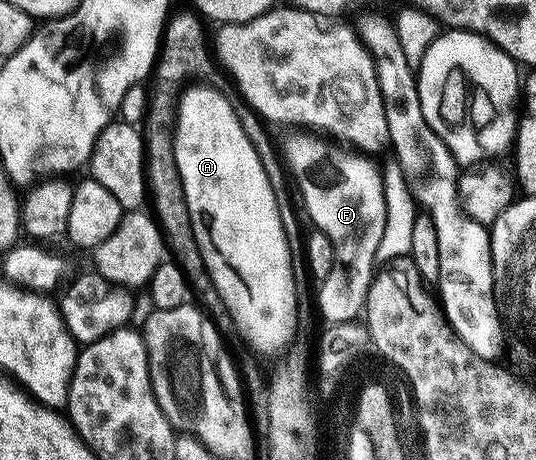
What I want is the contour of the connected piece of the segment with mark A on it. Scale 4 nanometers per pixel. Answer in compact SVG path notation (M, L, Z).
M190 87L187 91L185 88L179 94L172 134L176 169L184 185L194 236L223 308L228 315L230 311L239 333L252 346L285 348L300 327L296 285L292 277L289 242L284 225L280 225L280 209L276 209L276 193L272 193L272 185L268 185L268 175L264 173L256 144L249 140L236 107L234 111L233 105L214 87Z

